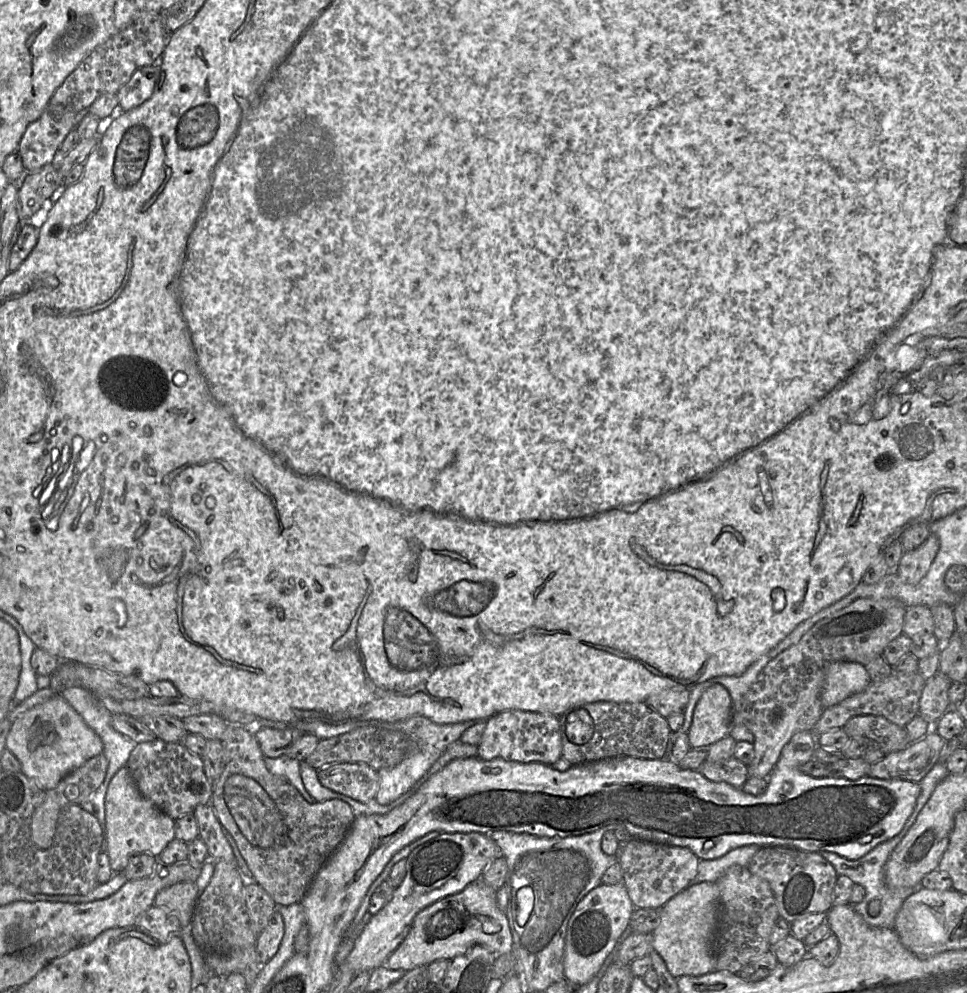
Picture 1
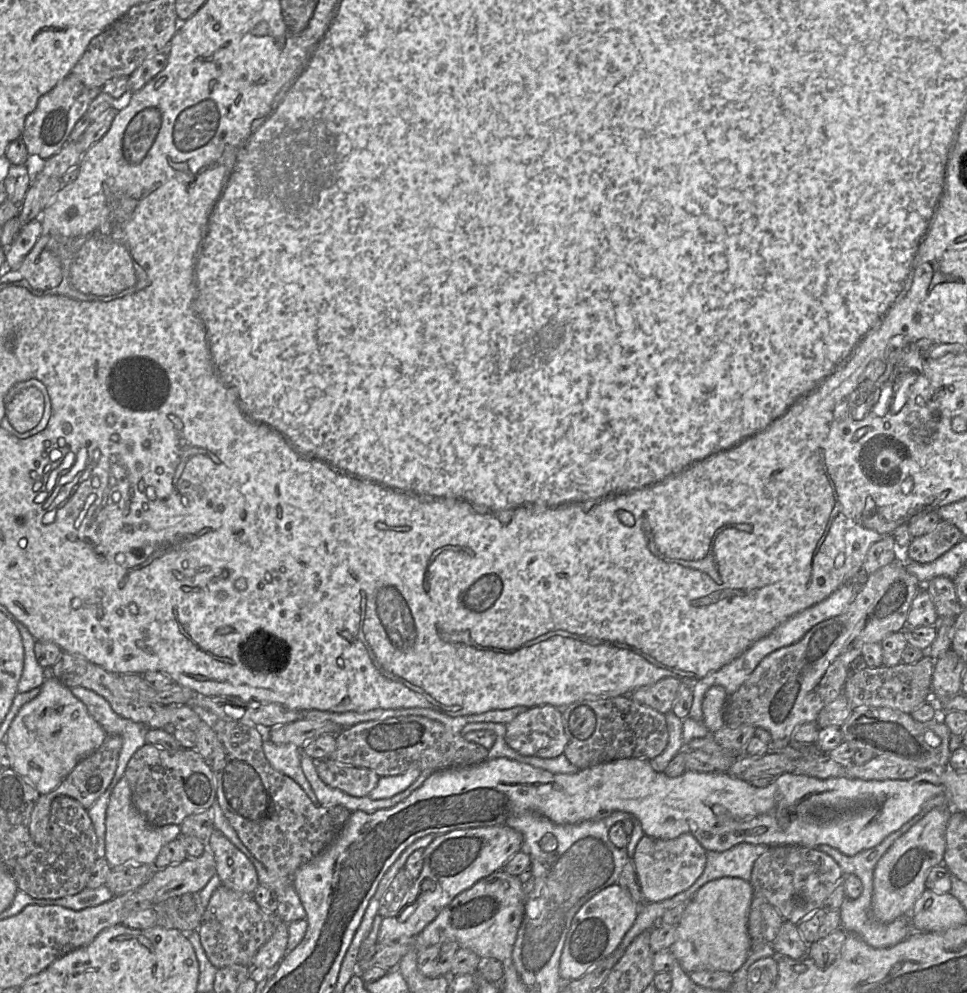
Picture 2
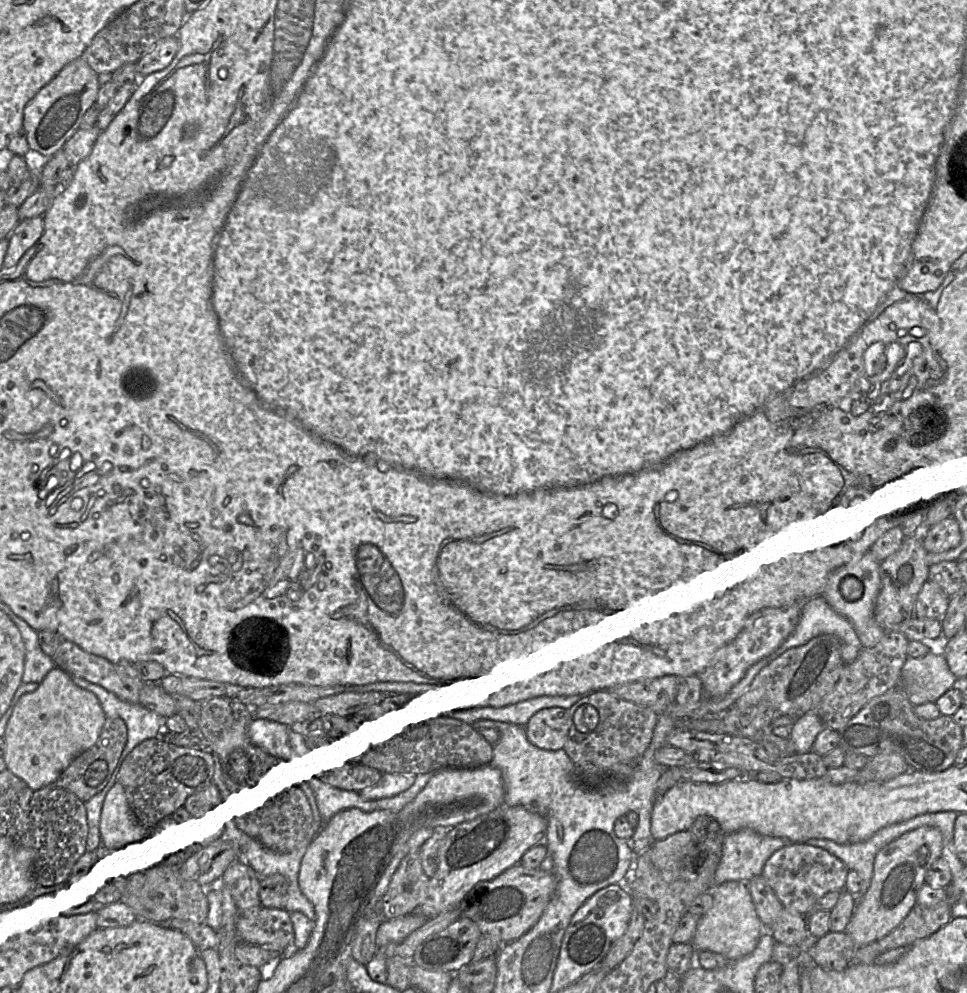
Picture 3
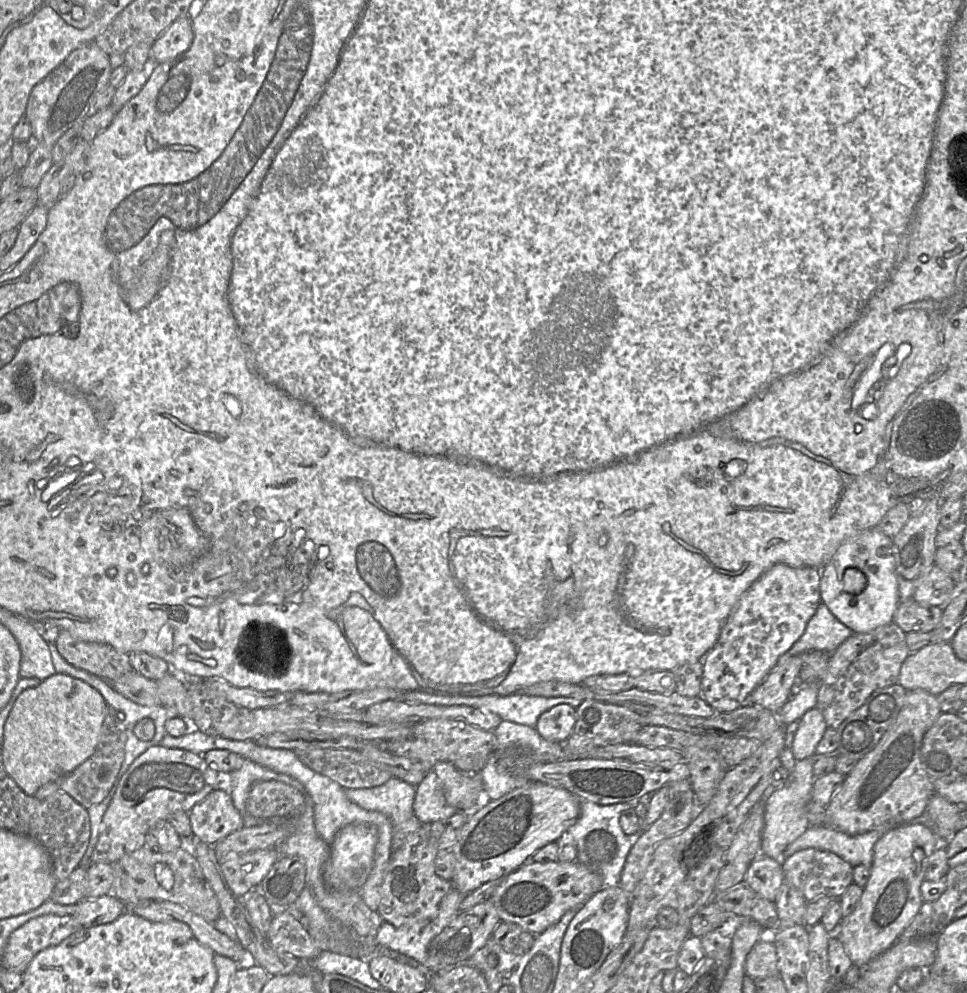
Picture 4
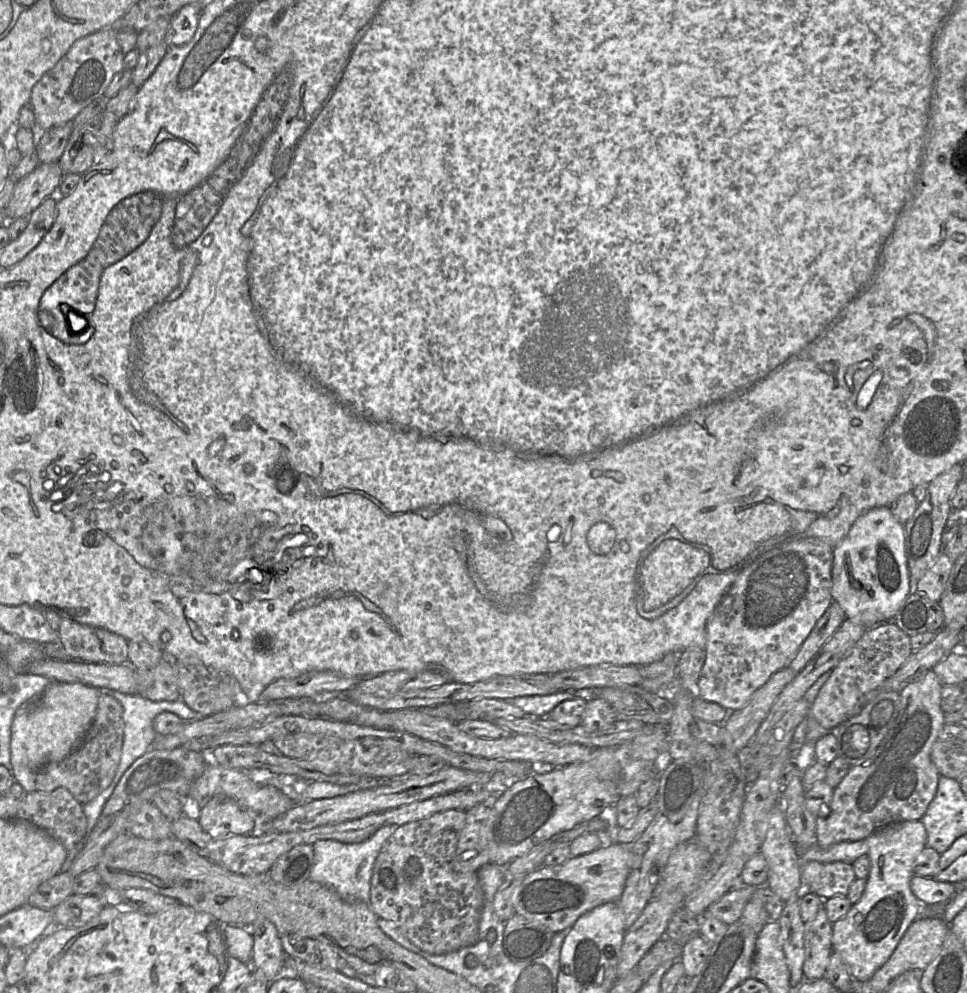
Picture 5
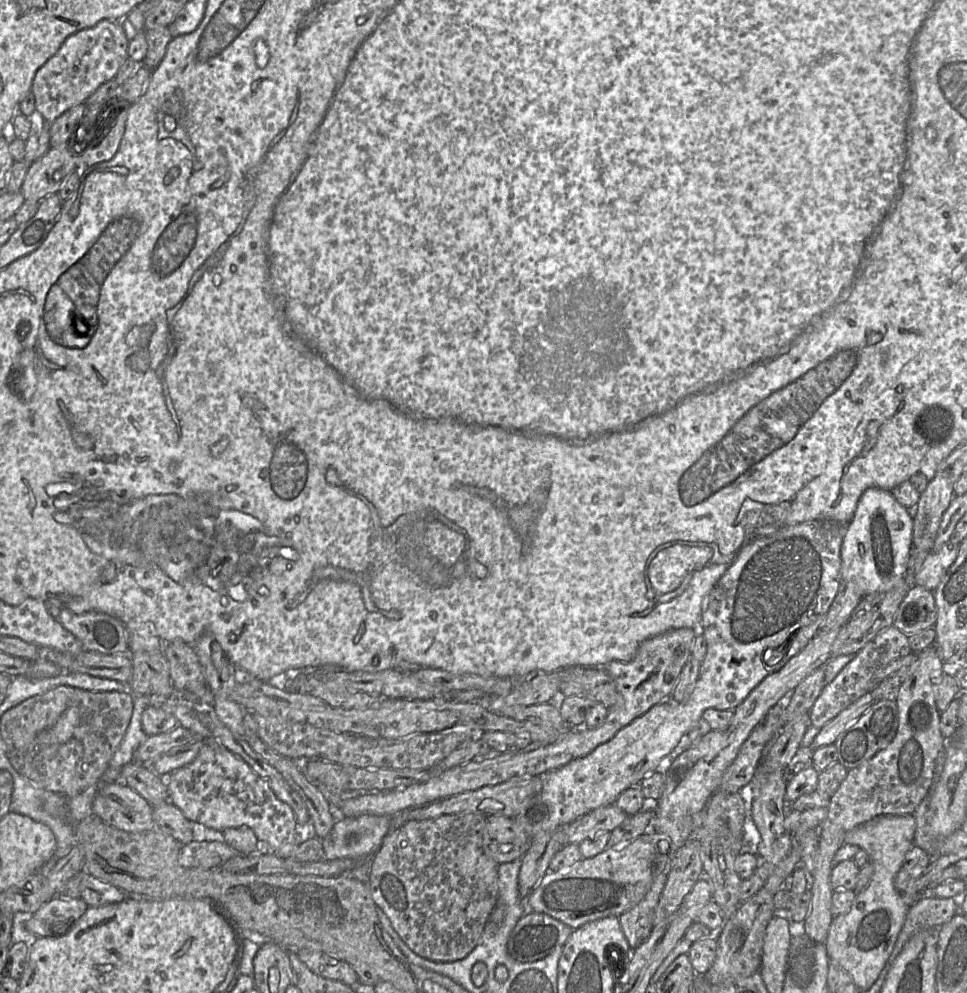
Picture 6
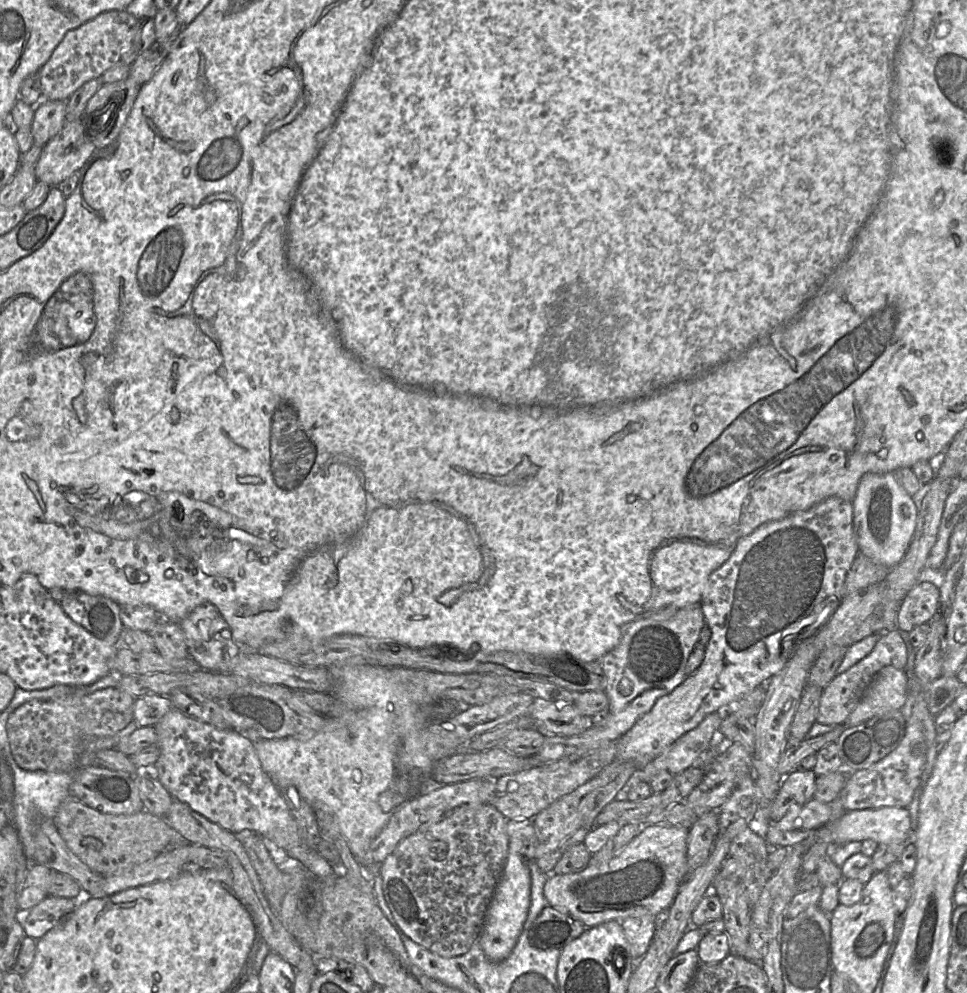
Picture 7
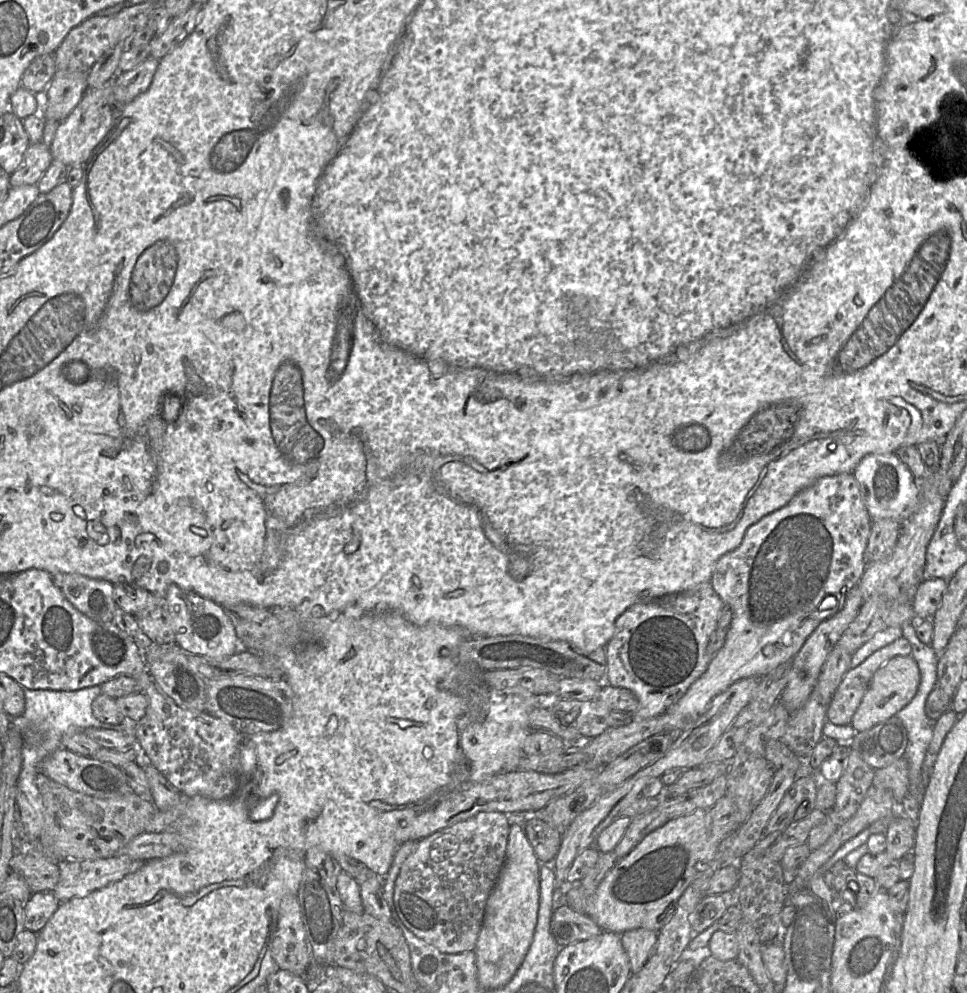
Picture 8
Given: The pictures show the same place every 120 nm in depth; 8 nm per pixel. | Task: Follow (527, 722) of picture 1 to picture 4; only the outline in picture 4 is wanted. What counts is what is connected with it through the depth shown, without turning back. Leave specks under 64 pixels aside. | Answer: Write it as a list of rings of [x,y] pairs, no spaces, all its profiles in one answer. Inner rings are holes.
[[[559,704],[543,712],[535,725],[542,738],[550,742],[564,743],[576,723],[576,708]]]

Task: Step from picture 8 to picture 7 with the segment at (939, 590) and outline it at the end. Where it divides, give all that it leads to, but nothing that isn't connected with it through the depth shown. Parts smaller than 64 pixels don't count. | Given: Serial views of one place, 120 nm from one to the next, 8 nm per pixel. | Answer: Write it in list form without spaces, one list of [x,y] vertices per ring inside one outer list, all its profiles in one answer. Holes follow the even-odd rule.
[[[919,581],[901,602],[897,614],[897,629],[909,633],[917,626],[929,623],[939,610],[939,588],[932,582]]]

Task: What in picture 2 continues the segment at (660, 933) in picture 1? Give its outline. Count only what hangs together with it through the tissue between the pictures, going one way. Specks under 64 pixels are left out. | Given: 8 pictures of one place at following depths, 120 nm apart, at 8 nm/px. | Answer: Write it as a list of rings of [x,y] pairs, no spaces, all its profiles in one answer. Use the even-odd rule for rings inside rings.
[[[722,877],[704,884],[686,903],[686,909],[676,925],[677,939],[668,949],[687,973],[700,970],[738,971],[751,953],[751,940],[747,922],[754,889],[749,881],[734,877]]]

